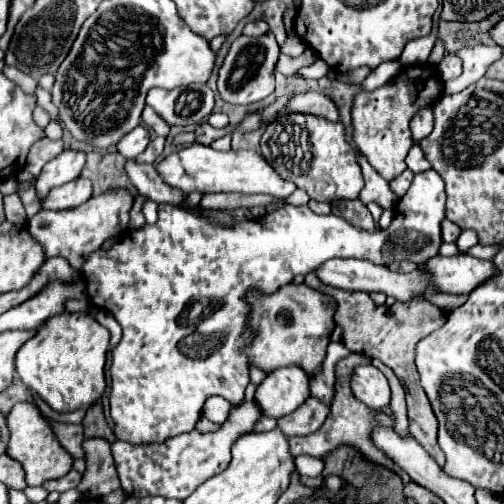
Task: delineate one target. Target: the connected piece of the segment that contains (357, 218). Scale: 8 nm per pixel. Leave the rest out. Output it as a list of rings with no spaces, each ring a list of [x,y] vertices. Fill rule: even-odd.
[[[334,200],[332,202],[332,214],[344,218],[346,222],[362,228],[362,230],[376,230],[376,224],[372,220],[372,214],[360,200]]]

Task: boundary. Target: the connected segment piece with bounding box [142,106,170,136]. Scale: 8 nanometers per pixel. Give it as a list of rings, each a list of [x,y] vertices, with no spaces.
[[[150,106],[144,108],[144,112],[142,112],[142,122],[144,122],[144,126],[152,128],[158,136],[168,136],[168,132],[170,132],[170,126],[168,126],[168,124],[154,112],[154,108],[150,108]]]

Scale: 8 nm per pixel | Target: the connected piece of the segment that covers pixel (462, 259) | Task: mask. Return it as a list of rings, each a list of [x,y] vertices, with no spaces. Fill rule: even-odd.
[[[468,254],[458,256],[434,256],[426,262],[424,270],[432,274],[434,286],[444,294],[470,294],[474,286],[494,278],[494,262],[478,260]]]

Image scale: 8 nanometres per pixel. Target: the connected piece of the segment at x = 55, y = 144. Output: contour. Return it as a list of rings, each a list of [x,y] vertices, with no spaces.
[[[42,138],[40,142],[36,142],[32,148],[30,148],[30,154],[28,154],[28,160],[26,160],[26,170],[34,174],[34,178],[40,174],[42,166],[46,162],[50,162],[52,158],[56,158],[58,154],[62,152],[62,140],[46,140]]]

